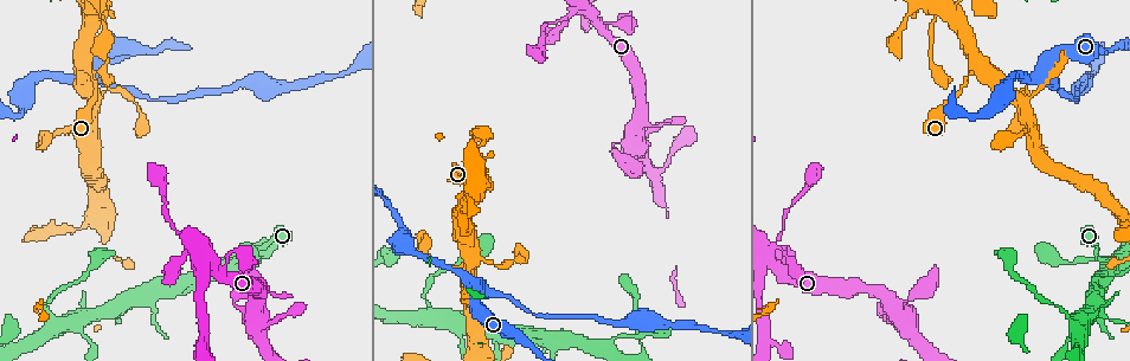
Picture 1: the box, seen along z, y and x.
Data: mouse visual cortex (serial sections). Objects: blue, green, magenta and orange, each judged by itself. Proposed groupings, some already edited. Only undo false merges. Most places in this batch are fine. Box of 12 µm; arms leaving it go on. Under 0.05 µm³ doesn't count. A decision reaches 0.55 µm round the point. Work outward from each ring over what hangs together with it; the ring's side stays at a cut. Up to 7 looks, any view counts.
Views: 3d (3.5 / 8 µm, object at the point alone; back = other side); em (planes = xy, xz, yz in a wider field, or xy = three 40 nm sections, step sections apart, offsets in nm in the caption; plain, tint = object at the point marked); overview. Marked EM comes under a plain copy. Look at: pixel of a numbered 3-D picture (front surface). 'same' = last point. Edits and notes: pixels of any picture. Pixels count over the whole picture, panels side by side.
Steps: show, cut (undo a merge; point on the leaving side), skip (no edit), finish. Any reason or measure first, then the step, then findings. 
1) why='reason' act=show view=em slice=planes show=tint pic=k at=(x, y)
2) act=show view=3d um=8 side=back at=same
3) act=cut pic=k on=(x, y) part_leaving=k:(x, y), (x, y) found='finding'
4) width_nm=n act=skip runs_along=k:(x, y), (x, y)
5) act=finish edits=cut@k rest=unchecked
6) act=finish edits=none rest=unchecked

why='a narrow waist' act=show view=3d um=3.5 pic=1 at=(1095, 250)

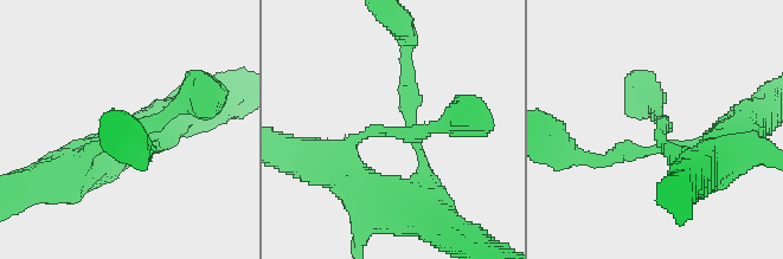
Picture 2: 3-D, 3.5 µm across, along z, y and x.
why='need the tissue' act=show view=em slice=xy step=3 show=tint pic=2 at=(411, 136)

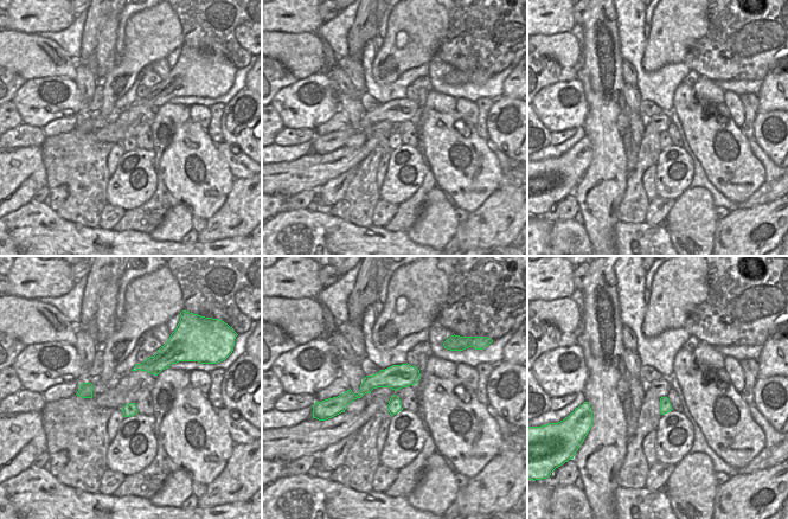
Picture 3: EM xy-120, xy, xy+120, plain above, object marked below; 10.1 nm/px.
act=skip runs_along=2:(203, 95), (148, 124), (141, 161) found='all the same cell'

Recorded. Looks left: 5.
act=show view=3d um=8 pic=1 at=(179, 279)

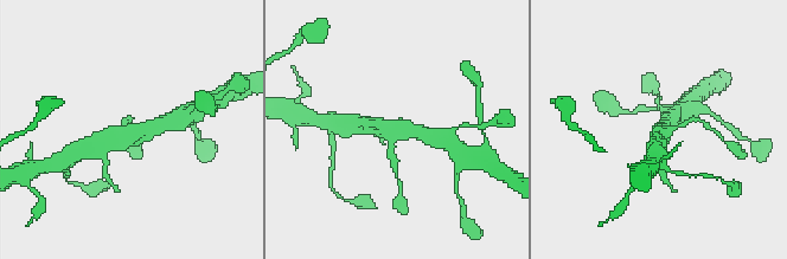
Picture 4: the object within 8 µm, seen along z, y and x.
arms=3 arm_widths_nm=200,500,500 why='need the tissue' act=show view=em slice=xy step=5 show=tint pic=4 at=(667, 132)

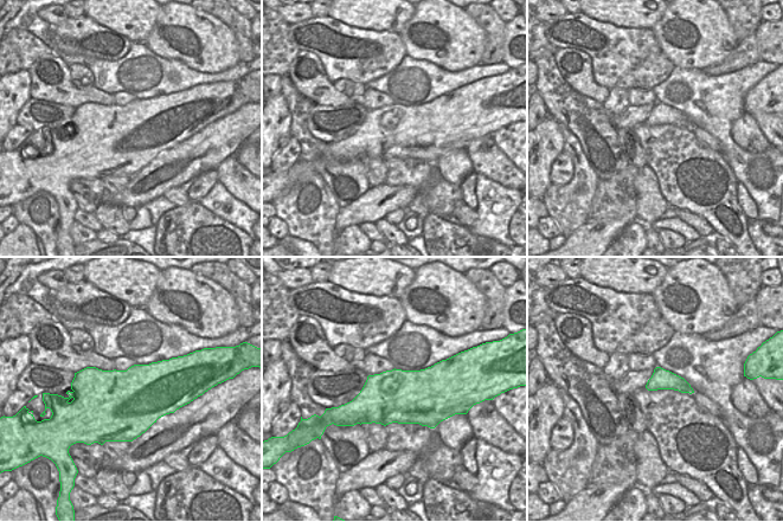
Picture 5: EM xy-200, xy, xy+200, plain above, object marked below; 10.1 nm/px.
act=skip runs_along=4:(164, 122), (122, 136), (101, 148) found='one cell here'

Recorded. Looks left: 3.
why='a fork' act=show view=3d um=8 pic=1 at=(483, 289)

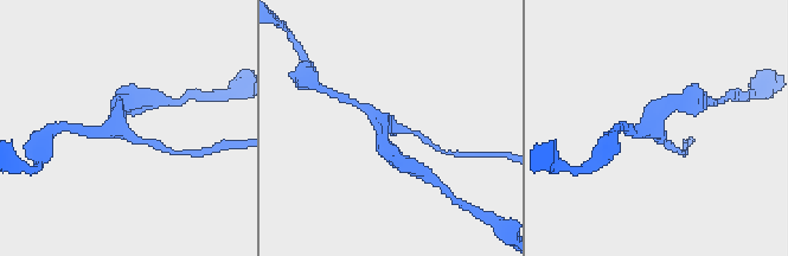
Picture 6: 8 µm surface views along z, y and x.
why='closer look' act=show view=3d um=3.5 side=back pic=6 at=(657, 132)

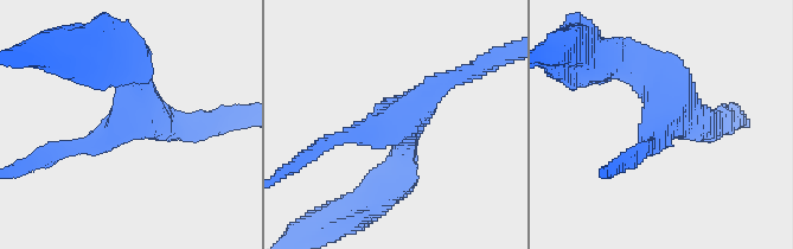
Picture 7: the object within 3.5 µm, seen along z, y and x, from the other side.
arms=3 arm_widths_nm=200,250,400 act=show view=em slice=xy step=5 show=tint pic=7 at=(386, 129)

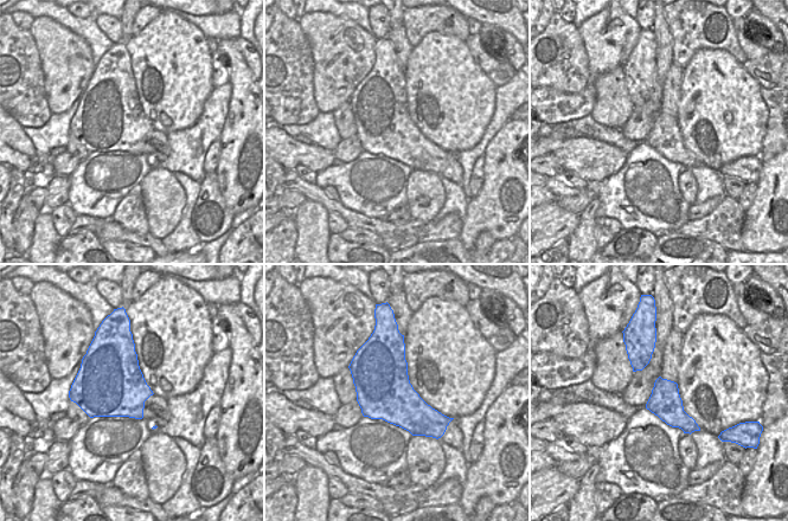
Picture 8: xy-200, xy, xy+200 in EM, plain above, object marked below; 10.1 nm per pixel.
act=skip runs_along=7:(130, 57), (134, 112), (69, 145) found='all the same cell'

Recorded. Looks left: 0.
act=finish edits=none rest=unchecked

